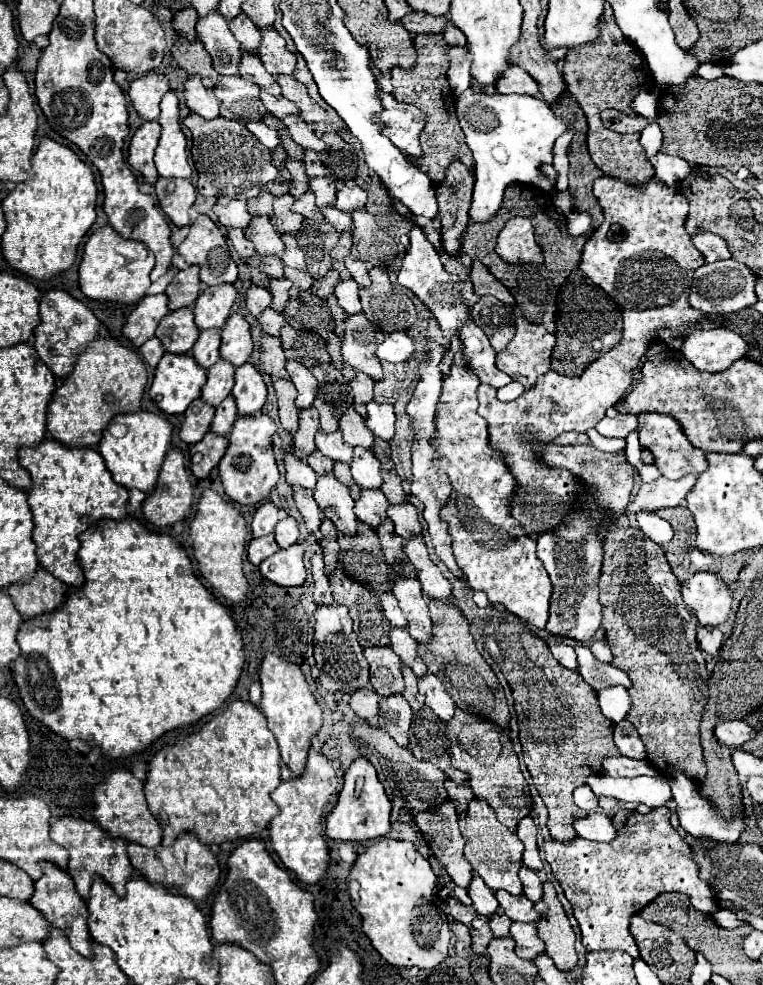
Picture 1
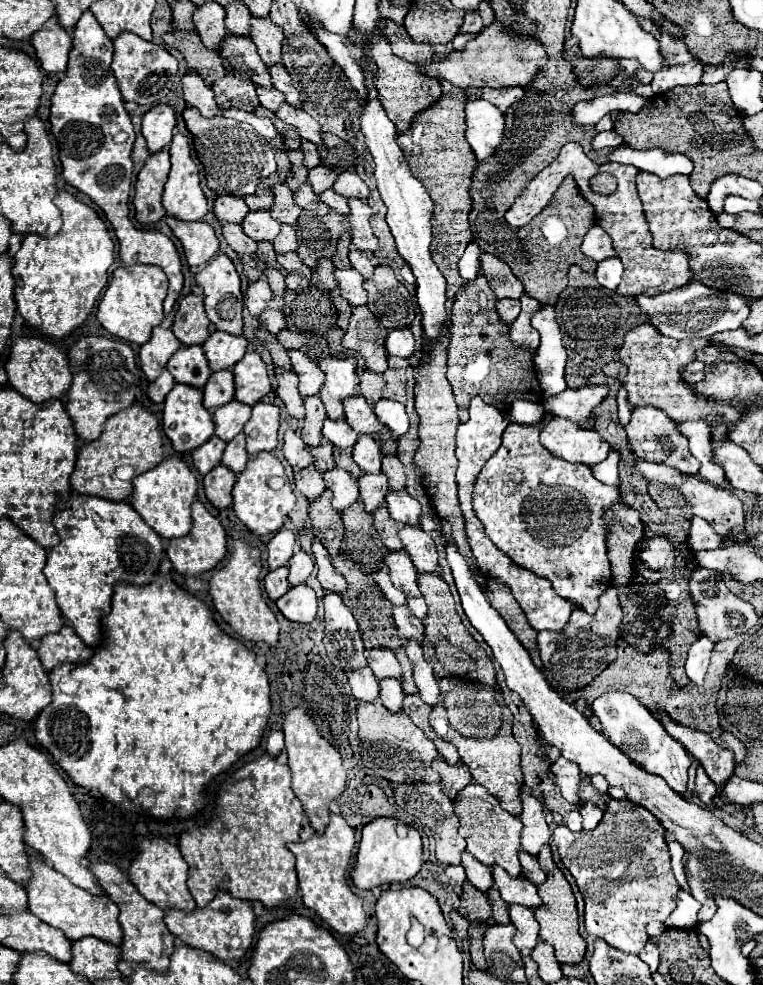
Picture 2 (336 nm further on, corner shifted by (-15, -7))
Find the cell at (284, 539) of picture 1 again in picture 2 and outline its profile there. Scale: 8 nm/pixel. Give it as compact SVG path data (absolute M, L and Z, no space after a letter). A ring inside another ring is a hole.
M296 547L294 549L294 555L290 557L288 561L288 569L290 569L290 575L288 575L288 581L290 585L300 585L306 581L306 577L312 573L312 557L302 549L302 547Z

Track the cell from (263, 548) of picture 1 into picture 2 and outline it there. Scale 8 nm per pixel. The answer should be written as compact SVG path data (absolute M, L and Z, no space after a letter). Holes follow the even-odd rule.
M280 567L280 569L274 569L270 571L266 577L264 577L264 589L268 593L268 597L272 601L276 601L278 597L282 597L286 591L288 591L290 583L288 583L288 567Z

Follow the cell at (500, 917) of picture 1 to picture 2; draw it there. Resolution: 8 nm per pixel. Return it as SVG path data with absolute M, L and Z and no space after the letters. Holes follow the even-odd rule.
M492 887L488 893L486 893L490 905L492 905L492 917L498 925L508 925L510 923L510 915L508 915L508 903L500 897L498 889Z

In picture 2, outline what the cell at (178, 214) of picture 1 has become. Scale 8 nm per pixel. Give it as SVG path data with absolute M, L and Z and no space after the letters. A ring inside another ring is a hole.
M164 217L164 221L170 225L174 235L180 239L188 265L202 267L218 251L220 243L218 243L218 237L214 235L214 229L210 223L176 221L174 217Z

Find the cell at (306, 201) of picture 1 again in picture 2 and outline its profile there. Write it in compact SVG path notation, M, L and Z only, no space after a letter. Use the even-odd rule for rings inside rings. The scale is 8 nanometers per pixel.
M306 183L302 185L296 193L294 193L294 201L296 205L300 205L302 209L308 209L308 211L316 211L320 215L328 213L328 207L318 199L318 195L312 191L312 187Z

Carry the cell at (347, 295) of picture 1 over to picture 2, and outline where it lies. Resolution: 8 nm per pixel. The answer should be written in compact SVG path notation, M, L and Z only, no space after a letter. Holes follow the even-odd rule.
M336 269L334 277L340 283L342 297L350 305L354 305L354 307L366 305L366 293L364 293L364 287L362 287L364 279L362 279L362 275L356 269Z

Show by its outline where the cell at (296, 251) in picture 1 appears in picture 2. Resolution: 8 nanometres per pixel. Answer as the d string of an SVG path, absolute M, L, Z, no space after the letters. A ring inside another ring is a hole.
M282 225L282 231L272 241L272 245L274 245L276 253L288 253L288 251L296 253L298 239L296 239L296 233L294 233L294 225Z

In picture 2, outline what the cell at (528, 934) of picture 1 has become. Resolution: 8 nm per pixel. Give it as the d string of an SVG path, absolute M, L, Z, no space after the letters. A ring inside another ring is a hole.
M510 905L510 921L516 927L514 945L522 951L522 955L530 955L530 951L538 943L538 921L534 917L534 911L522 905Z

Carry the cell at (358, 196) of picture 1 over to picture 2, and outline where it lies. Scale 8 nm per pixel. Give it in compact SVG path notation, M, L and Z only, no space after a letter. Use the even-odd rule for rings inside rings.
M350 171L342 173L342 175L336 179L334 191L340 193L342 197L346 197L346 199L356 197L356 199L362 199L362 201L366 201L368 195L370 195L368 185L366 185L356 173L350 173Z

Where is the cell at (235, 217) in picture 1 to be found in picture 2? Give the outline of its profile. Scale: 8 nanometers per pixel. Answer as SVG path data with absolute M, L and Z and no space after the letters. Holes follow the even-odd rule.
M220 195L214 201L214 215L218 217L218 221L240 223L248 215L248 211L248 205L238 195Z

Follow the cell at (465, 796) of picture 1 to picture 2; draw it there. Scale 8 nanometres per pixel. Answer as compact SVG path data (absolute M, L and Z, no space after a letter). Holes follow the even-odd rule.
M438 759L438 761L434 761L434 769L440 773L440 777L442 777L440 787L442 787L444 795L448 795L450 799L454 799L460 793L460 789L464 789L468 783L472 783L472 775L464 763L448 765L444 759Z

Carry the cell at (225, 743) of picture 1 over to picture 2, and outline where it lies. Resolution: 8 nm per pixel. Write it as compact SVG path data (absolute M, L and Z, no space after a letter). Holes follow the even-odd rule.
M262 753L218 785L212 817L180 835L178 847L190 865L188 889L196 907L204 907L216 889L228 889L240 899L262 901L266 907L286 905L296 897L298 879L288 843L298 841L306 817L290 781L288 765Z

